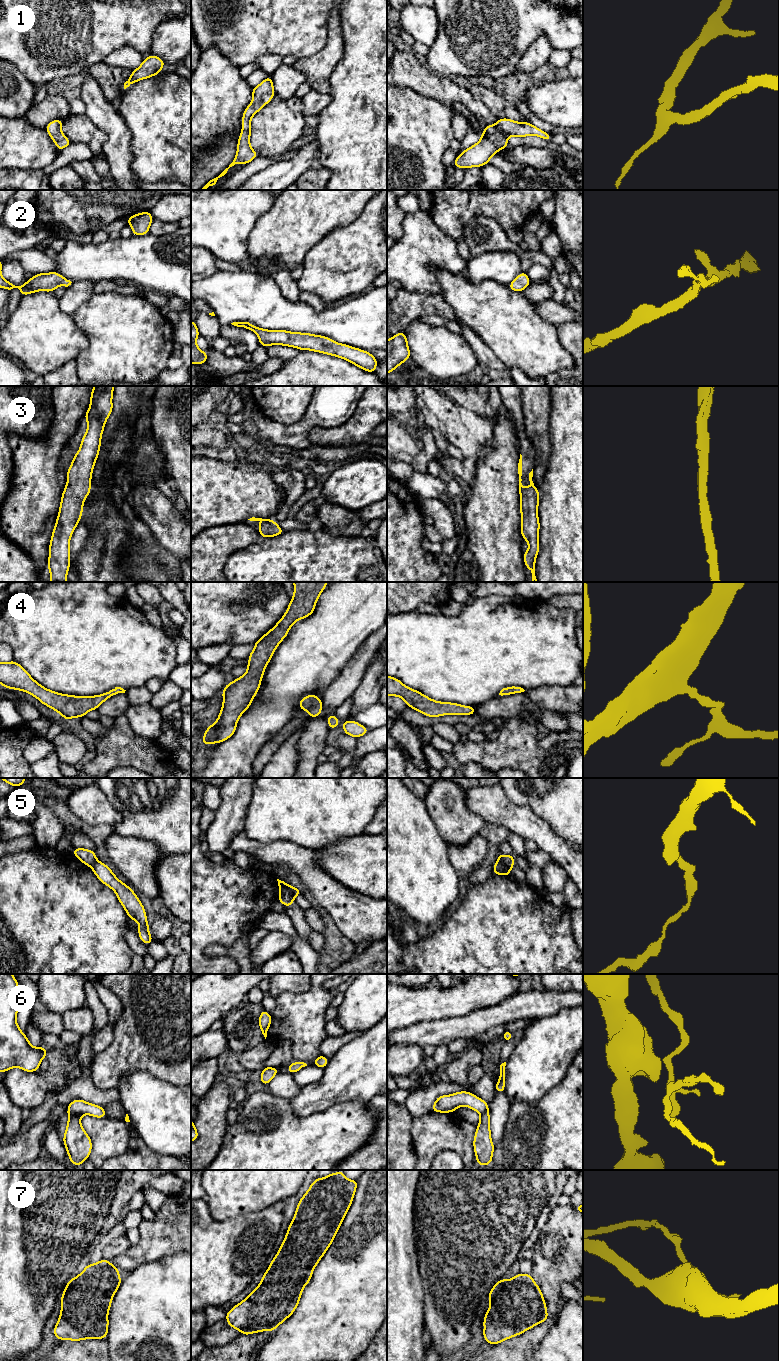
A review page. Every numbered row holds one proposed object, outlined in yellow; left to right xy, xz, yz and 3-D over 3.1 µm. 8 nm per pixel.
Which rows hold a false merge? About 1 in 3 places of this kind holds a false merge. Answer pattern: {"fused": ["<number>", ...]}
{"fused": ["5", "6"]}

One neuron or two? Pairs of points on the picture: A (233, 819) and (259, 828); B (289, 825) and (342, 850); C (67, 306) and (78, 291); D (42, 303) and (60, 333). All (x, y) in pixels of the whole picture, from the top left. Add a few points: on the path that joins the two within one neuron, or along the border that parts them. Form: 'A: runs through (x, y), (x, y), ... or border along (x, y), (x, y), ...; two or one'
A: border along (251, 800), (243, 831); two
B: border along (352, 835), (340, 838), (317, 850); two
C: runs through (69, 302), (75, 295); one
D: runs through (42, 310), (42, 315), (53, 326); one

